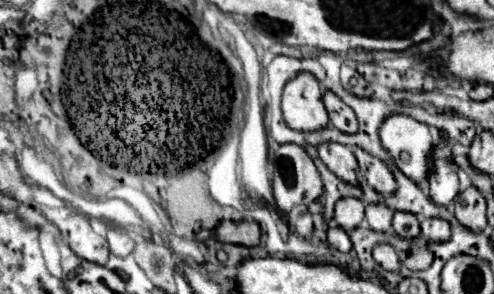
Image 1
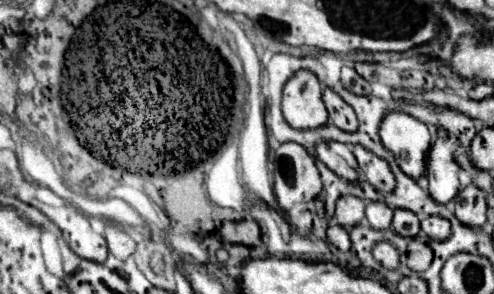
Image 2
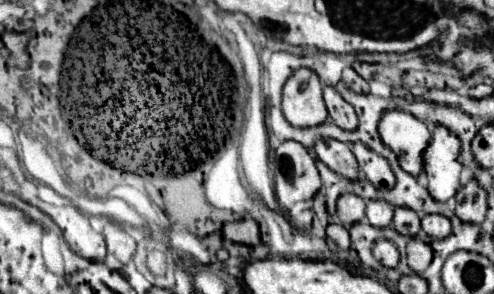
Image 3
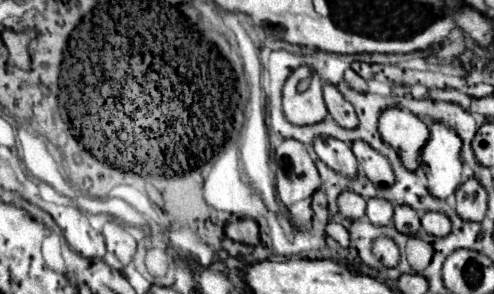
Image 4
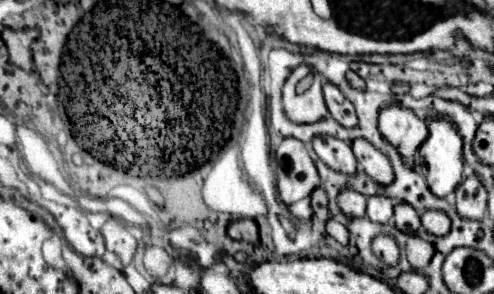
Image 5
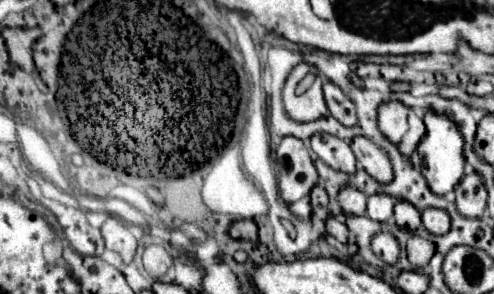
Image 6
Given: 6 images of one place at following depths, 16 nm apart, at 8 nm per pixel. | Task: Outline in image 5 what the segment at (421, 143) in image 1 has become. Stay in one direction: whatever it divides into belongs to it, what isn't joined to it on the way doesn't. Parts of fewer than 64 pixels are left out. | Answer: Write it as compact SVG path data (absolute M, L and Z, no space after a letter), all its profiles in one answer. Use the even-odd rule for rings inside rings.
M392 104L388 108L382 108L378 130L382 138L398 150L404 164L408 168L416 168L414 158L424 140L428 138L426 124L412 110Z

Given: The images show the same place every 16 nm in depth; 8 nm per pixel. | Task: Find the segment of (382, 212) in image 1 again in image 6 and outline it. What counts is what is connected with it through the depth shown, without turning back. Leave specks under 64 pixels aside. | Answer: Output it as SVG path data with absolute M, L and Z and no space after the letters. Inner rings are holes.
M374 194L374 196L368 196L366 216L376 222L388 222L392 216L392 208L394 208L394 200L390 196Z

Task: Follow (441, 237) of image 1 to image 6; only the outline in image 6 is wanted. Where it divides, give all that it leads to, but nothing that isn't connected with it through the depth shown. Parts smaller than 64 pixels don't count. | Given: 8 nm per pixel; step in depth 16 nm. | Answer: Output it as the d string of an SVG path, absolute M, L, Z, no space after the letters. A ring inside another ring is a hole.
M426 208L422 212L422 226L430 232L430 234L446 234L450 228L450 216L444 210L434 210L434 208Z

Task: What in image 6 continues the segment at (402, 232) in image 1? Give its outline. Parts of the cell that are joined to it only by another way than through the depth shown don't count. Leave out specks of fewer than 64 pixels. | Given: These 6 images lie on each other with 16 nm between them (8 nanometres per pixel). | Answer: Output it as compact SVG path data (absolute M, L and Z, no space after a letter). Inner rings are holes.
M398 202L394 206L394 218L396 218L396 226L406 230L406 232L412 232L412 230L418 230L420 228L420 212L408 204L408 202Z

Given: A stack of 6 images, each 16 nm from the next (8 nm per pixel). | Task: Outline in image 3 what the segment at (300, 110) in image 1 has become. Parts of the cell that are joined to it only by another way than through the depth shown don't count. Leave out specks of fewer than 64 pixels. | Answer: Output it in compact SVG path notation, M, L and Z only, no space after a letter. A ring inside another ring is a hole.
M300 68L288 78L282 94L282 112L296 128L312 128L326 122L328 110L322 100L322 84L314 72Z

